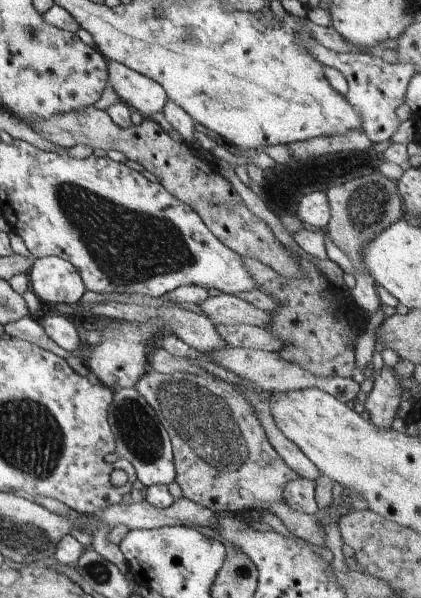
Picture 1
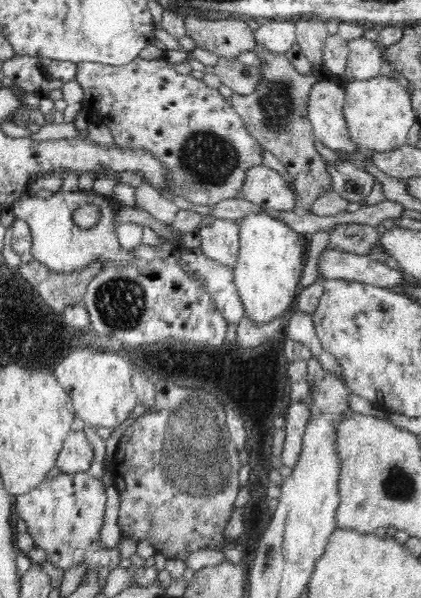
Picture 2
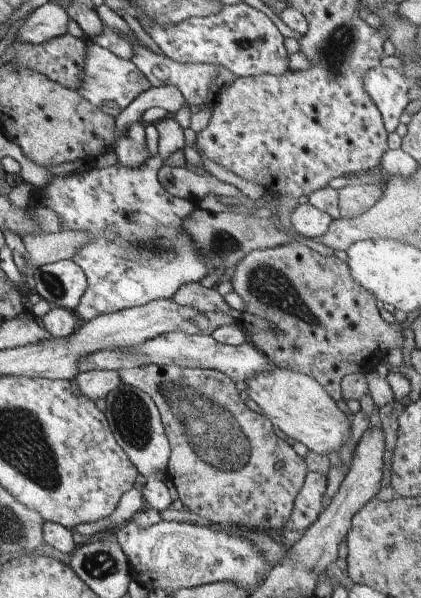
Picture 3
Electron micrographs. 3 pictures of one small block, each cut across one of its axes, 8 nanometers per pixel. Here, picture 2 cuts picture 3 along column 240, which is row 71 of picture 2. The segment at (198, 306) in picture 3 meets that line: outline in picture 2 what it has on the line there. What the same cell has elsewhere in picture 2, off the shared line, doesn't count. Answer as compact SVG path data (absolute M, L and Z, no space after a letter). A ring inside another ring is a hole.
M301 17L296 20L295 31L297 43L313 66L312 73L317 74L316 70L322 69L325 42L329 36L326 23Z

